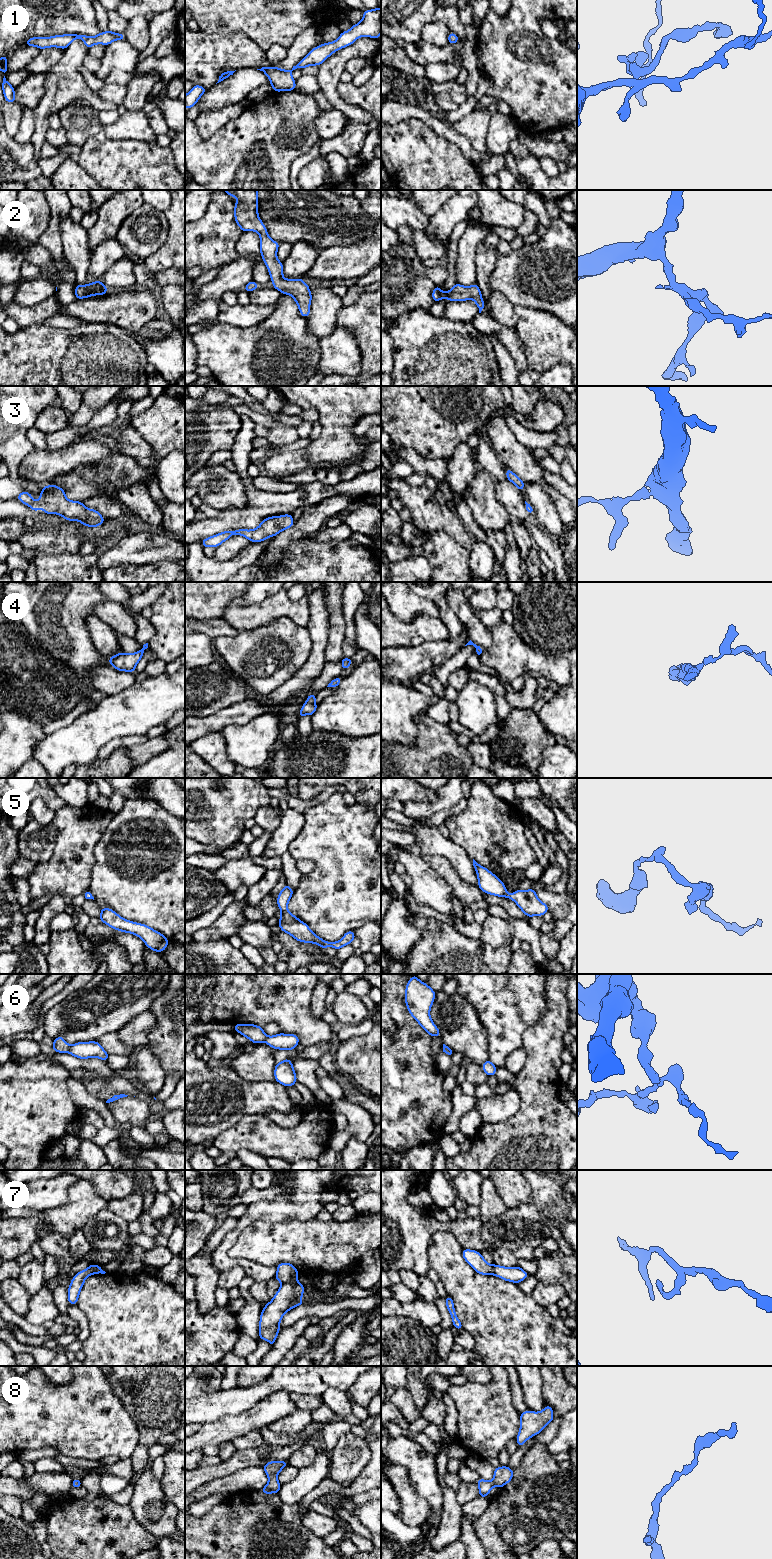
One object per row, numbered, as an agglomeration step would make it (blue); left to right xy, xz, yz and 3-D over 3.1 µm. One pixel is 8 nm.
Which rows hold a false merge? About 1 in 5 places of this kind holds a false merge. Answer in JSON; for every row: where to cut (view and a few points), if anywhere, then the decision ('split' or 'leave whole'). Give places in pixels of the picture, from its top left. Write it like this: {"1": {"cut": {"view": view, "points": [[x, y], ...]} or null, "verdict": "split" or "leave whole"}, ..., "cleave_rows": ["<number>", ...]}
{"1": {"cut": null, "verdict": "leave whole"}, "2": {"cut": null, "verdict": "leave whole"}, "3": {"cut": null, "verdict": "leave whole"}, "4": {"cut": null, "verdict": "leave whole"}, "5": {"cut": null, "verdict": "leave whole"}, "6": {"cut": {"view": "xy", "points": [[70, 1046], [67, 1051]]}, "verdict": "split"}, "7": {"cut": {"view": "xz", "points": [[297, 1281], [282, 1284]]}, "verdict": "split"}, "8": {"cut": null, "verdict": "leave whole"}, "cleave_rows": ["6", "7"]}

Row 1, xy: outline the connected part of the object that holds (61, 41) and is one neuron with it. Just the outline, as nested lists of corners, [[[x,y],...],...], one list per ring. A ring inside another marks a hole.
[[[108,30],[101,32],[100,34],[93,37],[82,34],[64,34],[51,37],[32,37],[25,43],[27,47],[35,46],[39,49],[58,47],[65,50],[76,38],[83,40],[87,49],[90,49],[93,45],[96,44],[104,44],[107,46],[115,40],[124,40],[125,35],[124,33],[117,34]]]

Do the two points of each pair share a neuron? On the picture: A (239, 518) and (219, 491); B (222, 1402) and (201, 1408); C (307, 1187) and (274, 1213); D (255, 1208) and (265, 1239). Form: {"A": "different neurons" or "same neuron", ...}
{"A": "different neurons", "B": "same neuron", "C": "same neuron", "D": "different neurons"}

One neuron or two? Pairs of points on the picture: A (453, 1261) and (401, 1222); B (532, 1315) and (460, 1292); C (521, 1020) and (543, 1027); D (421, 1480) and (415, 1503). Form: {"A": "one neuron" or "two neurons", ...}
{"A": "two neurons", "B": "one neuron", "C": "two neurons", "D": "two neurons"}

